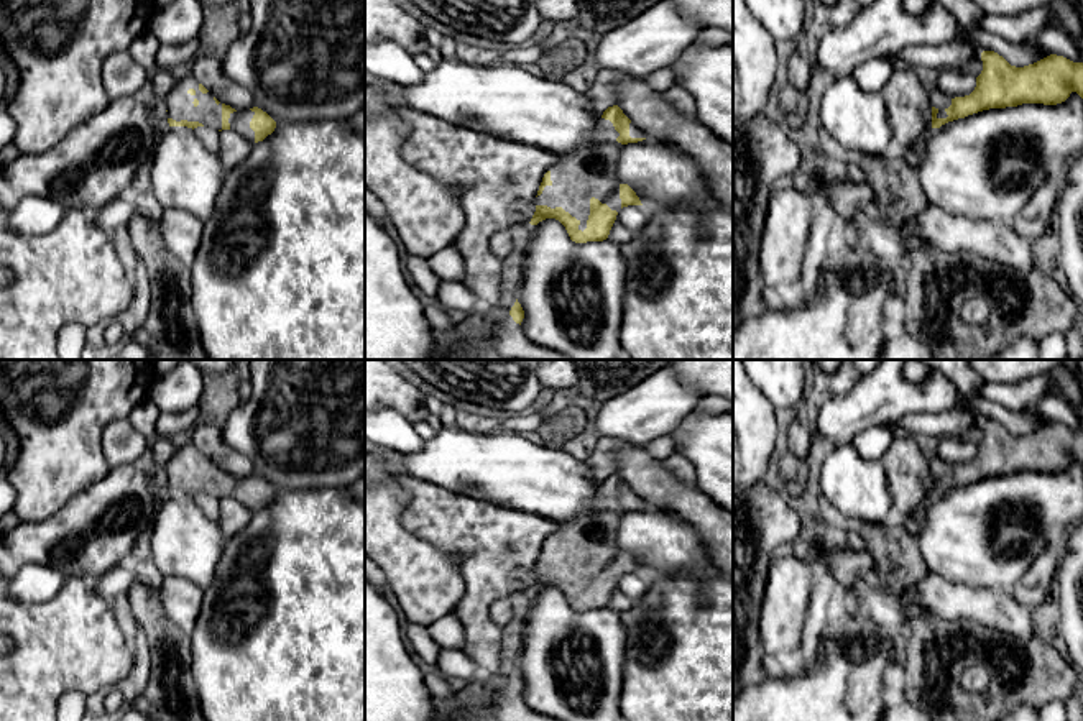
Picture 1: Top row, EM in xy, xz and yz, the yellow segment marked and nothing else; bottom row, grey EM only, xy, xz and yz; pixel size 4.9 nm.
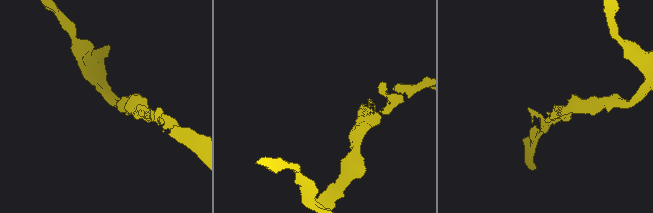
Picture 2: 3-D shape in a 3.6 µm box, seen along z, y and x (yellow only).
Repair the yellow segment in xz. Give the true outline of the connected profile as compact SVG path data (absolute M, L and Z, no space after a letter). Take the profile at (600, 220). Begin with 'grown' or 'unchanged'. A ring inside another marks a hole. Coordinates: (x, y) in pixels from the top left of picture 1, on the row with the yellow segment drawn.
grown | M613 105L598 120L593 140L592 148L560 156L544 174L531 225L555 218L575 243L603 241L620 209L643 205L628 184L618 182L616 163L623 145L643 141L646 135Z

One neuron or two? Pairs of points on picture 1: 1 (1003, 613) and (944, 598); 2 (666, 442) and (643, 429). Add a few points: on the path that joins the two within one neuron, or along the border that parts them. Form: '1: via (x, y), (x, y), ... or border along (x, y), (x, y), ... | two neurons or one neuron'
1: via (988, 608), (958, 601) | one neuron
2: border along (669, 434), (658, 436), (645, 445) | two neurons

